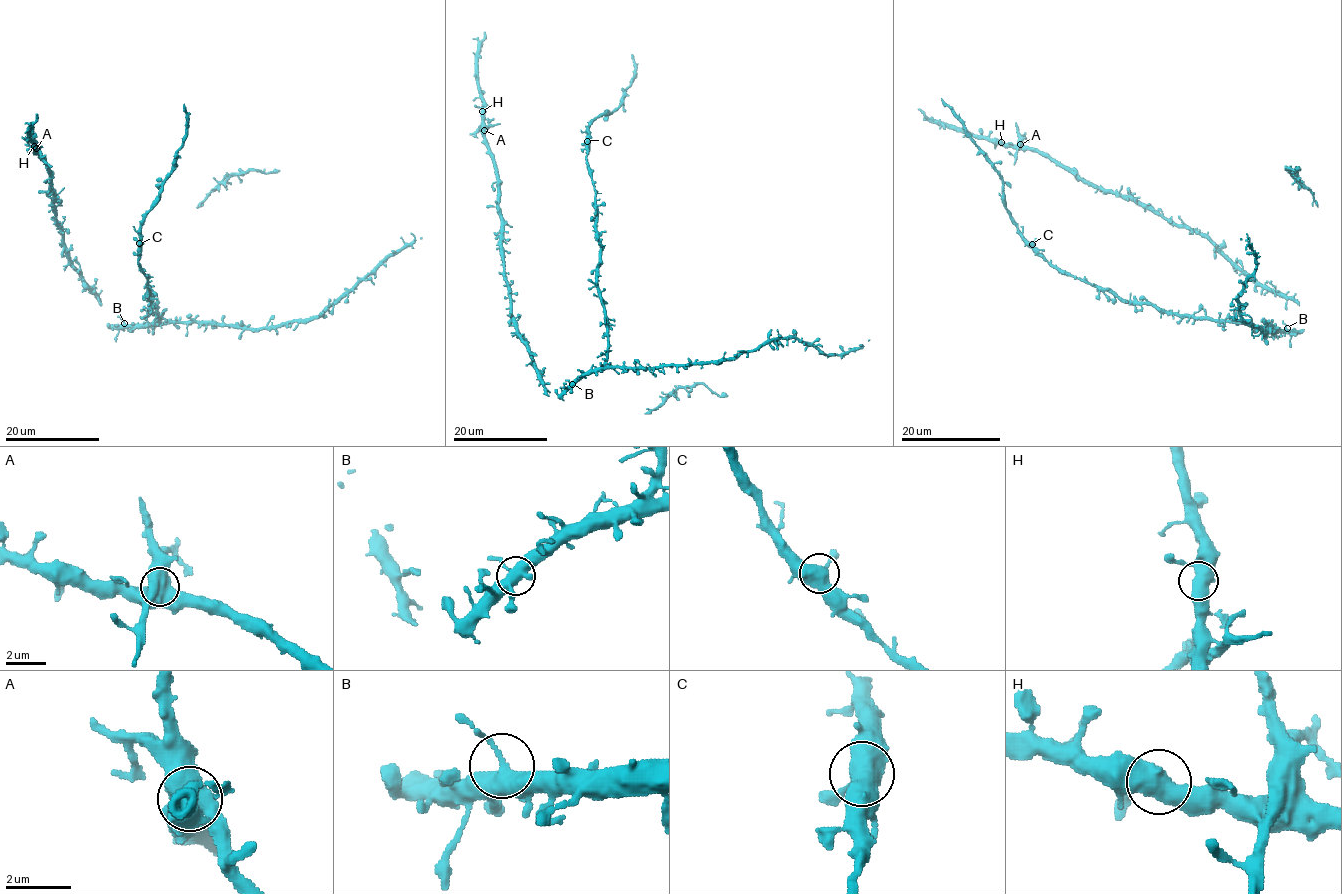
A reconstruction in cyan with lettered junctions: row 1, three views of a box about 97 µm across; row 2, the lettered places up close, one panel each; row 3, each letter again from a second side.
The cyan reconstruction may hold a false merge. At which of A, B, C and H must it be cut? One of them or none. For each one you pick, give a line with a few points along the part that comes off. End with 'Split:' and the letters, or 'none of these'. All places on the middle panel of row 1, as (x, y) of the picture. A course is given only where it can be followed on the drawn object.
A: (483, 130), (500, 123)
Split: A

